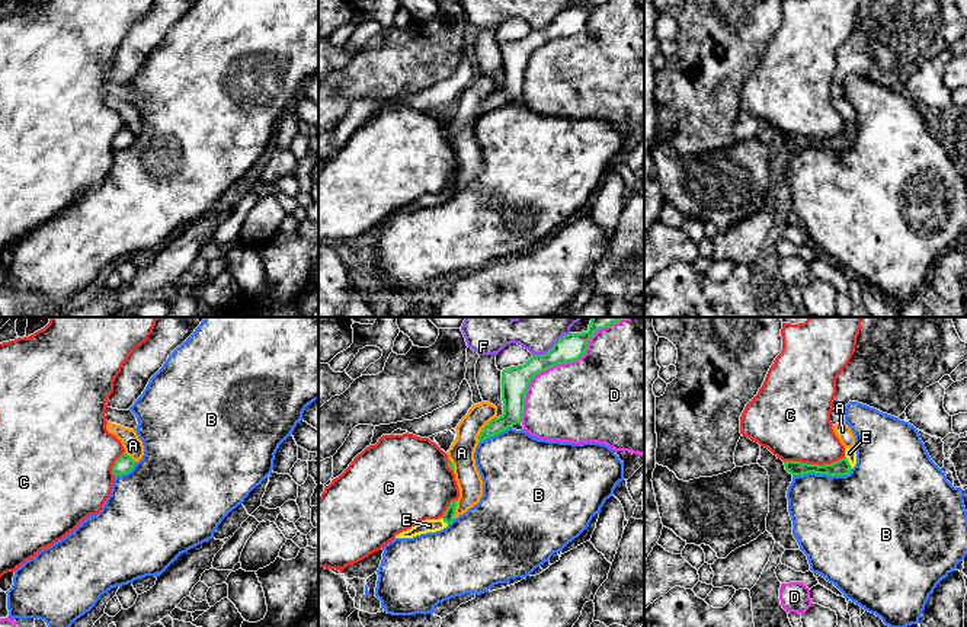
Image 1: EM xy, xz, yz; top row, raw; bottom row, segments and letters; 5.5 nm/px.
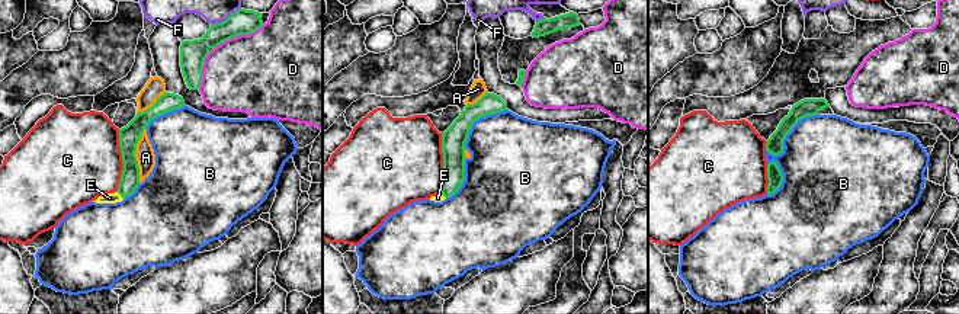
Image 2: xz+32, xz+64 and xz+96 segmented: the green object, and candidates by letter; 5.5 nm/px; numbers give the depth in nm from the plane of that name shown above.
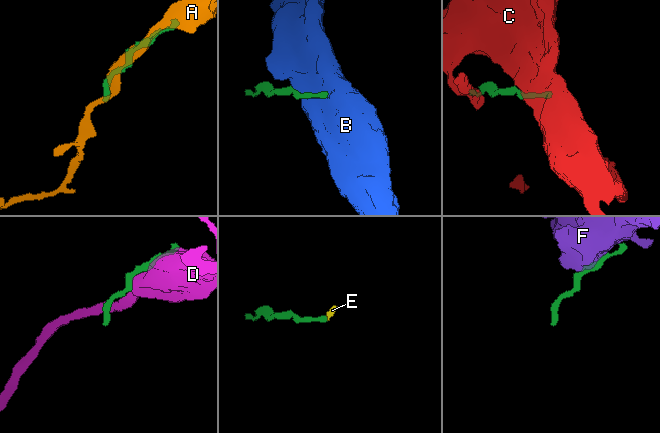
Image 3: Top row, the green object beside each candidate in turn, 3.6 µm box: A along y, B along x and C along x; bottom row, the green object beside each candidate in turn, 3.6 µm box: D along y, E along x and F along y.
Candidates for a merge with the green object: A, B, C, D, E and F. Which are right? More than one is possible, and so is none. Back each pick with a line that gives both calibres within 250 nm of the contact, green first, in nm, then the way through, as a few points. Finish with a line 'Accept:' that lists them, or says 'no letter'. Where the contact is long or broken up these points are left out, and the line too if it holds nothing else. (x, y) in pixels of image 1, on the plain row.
E: Thickness 90 nm (green) against 60 nm. Path across: yz (841, 141), (848, 136), (849, 127)
Accept: E

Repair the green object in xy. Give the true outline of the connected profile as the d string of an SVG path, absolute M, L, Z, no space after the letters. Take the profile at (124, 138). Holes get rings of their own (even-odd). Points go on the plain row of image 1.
M122 128L113 138L112 141L112 147L113 150L122 150L129 147L135 140L135 135L128 129L128 128Z

